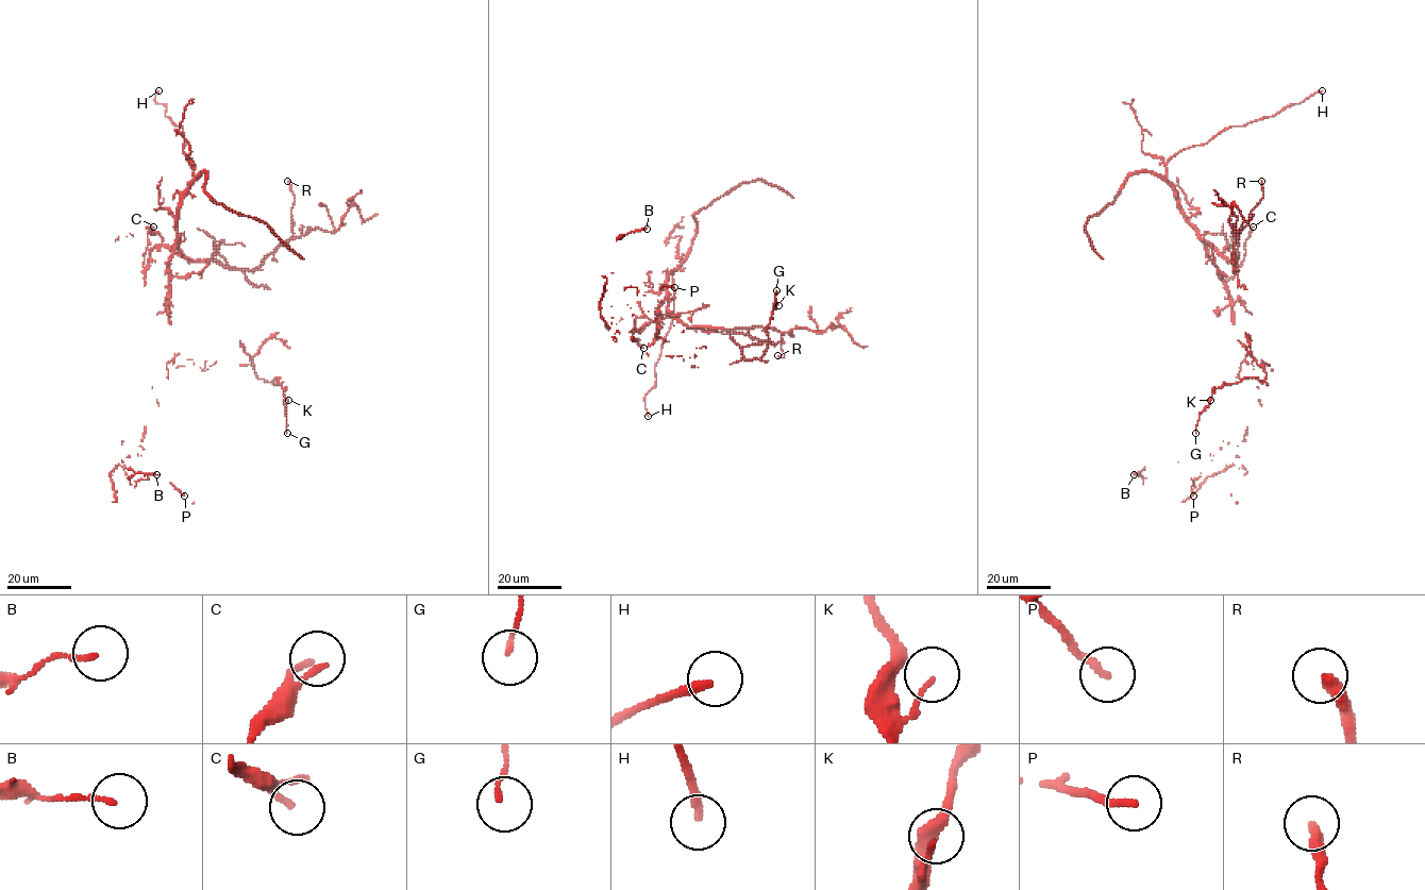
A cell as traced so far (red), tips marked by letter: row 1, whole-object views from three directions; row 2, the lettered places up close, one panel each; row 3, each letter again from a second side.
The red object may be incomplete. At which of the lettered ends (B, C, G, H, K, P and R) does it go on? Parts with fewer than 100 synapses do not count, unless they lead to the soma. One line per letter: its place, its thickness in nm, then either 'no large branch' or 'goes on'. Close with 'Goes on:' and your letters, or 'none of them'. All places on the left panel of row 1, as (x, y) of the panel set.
B: place (156, 474); calibre 120 nm; no large branch
C: place (153, 227); calibre 150 nm; no large branch
G: place (287, 433); calibre 120 nm; no large branch
H: place (158, 90); calibre 240 nm; goes on
K: place (288, 400); calibre 100 nm; no large branch
P: place (184, 496); calibre 180 nm; no large branch
R: place (287, 181); calibre 320 nm; no large branch
Goes on: H

